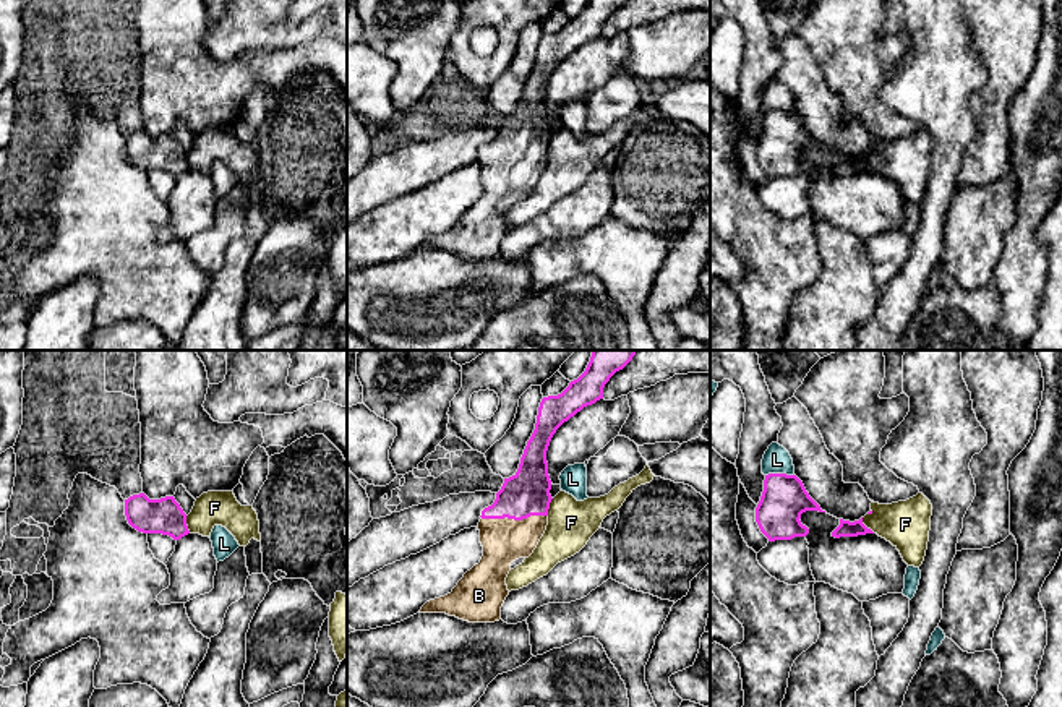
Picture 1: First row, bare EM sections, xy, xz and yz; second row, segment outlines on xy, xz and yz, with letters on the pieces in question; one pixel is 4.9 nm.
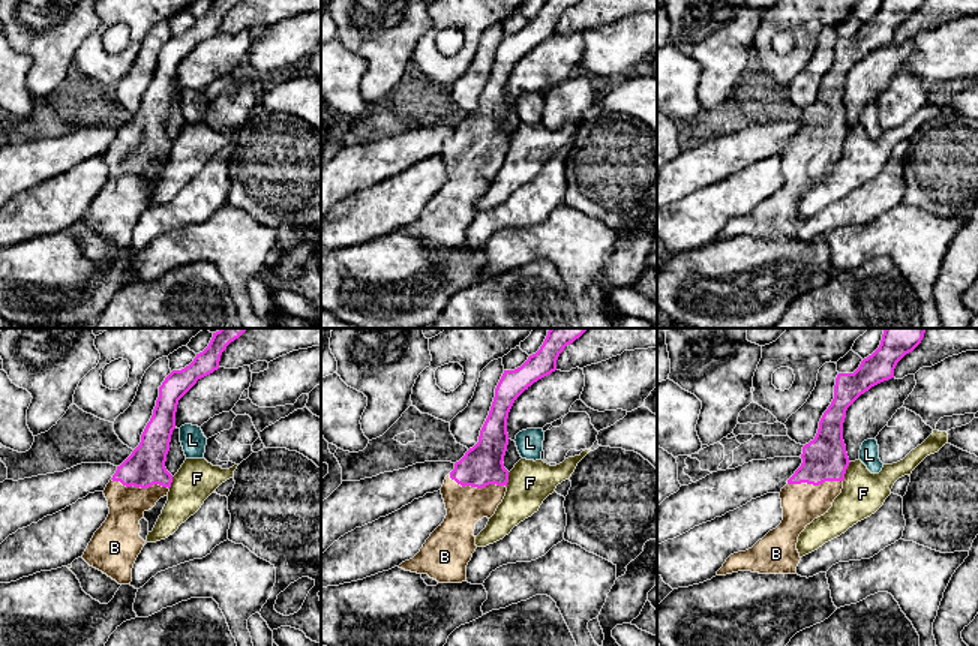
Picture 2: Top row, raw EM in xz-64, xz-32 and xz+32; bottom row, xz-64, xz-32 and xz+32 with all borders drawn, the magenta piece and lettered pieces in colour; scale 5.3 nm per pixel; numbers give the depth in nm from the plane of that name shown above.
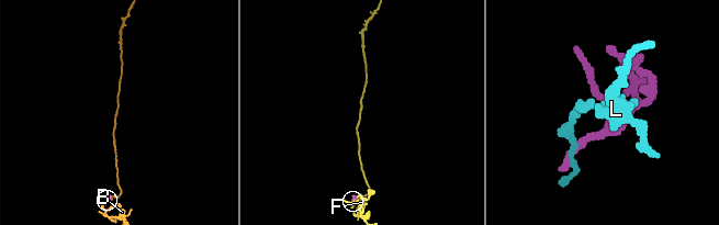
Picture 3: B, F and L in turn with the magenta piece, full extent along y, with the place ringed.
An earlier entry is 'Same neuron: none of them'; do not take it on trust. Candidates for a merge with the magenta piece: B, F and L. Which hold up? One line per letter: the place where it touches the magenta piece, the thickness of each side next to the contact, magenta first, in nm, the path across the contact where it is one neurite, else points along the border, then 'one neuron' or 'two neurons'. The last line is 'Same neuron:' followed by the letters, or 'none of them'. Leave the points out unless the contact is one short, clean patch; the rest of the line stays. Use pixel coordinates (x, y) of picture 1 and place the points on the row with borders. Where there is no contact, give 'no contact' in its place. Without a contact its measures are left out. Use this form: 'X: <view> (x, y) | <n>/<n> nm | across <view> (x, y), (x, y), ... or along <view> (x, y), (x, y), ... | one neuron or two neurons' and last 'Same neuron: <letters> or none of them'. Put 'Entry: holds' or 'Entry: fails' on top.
Entry: fails
B: xz (514, 519) | 220/220 nm | across xz (527, 493), (514, 519), (505, 540) | one neuron
F: xy (185, 524) | 180/180 nm | along xy (185, 516), (190, 532) | two neurons
L: yz (779, 474) | 220/140 nm | along yz (793, 474), (766, 475) | two neurons
Same neuron: B

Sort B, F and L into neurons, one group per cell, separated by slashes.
B / F / L

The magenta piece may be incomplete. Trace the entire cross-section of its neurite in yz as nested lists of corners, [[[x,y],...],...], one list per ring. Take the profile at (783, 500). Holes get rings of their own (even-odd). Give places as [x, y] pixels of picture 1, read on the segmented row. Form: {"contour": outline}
{"contour": [[[765,475],[764,491],[756,508],[756,522],[769,542],[806,537],[809,529],[799,521],[806,511],[825,512],[796,475]]]}

